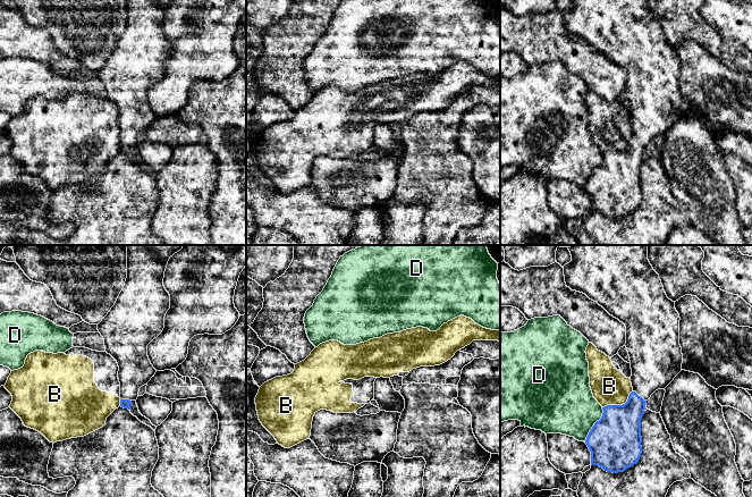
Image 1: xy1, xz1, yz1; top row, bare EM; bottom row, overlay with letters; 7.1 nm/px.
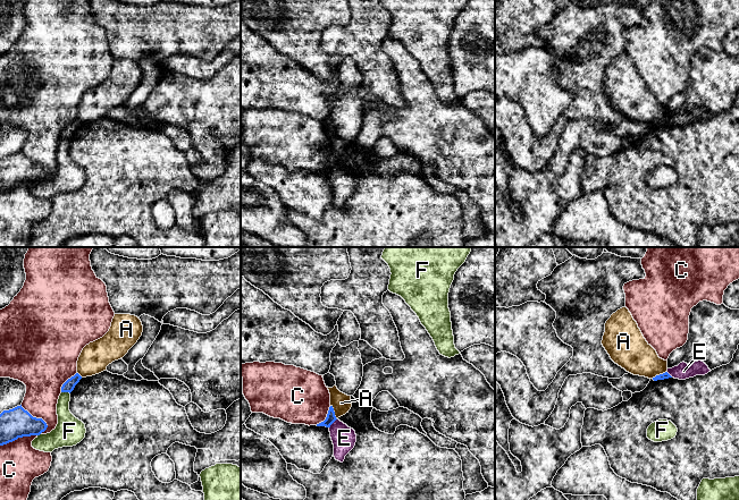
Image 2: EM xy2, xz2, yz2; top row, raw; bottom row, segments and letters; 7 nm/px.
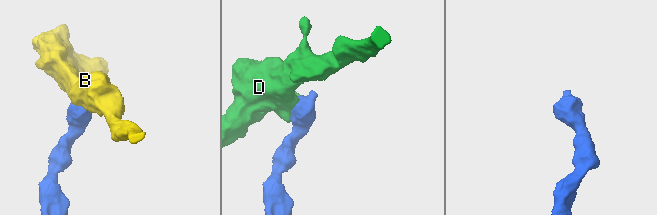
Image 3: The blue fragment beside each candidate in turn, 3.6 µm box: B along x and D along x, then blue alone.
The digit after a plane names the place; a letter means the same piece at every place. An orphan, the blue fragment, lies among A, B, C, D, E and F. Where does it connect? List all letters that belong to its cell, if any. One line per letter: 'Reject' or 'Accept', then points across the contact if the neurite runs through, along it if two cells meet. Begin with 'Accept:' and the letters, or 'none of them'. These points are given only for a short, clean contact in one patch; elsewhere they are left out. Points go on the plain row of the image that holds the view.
Accept: none of them
A: Reject. Boundary: yz2 (666, 117), (652, 124)
B: Reject
C: Reject
D: Reject
E: Reject
F: Reject

